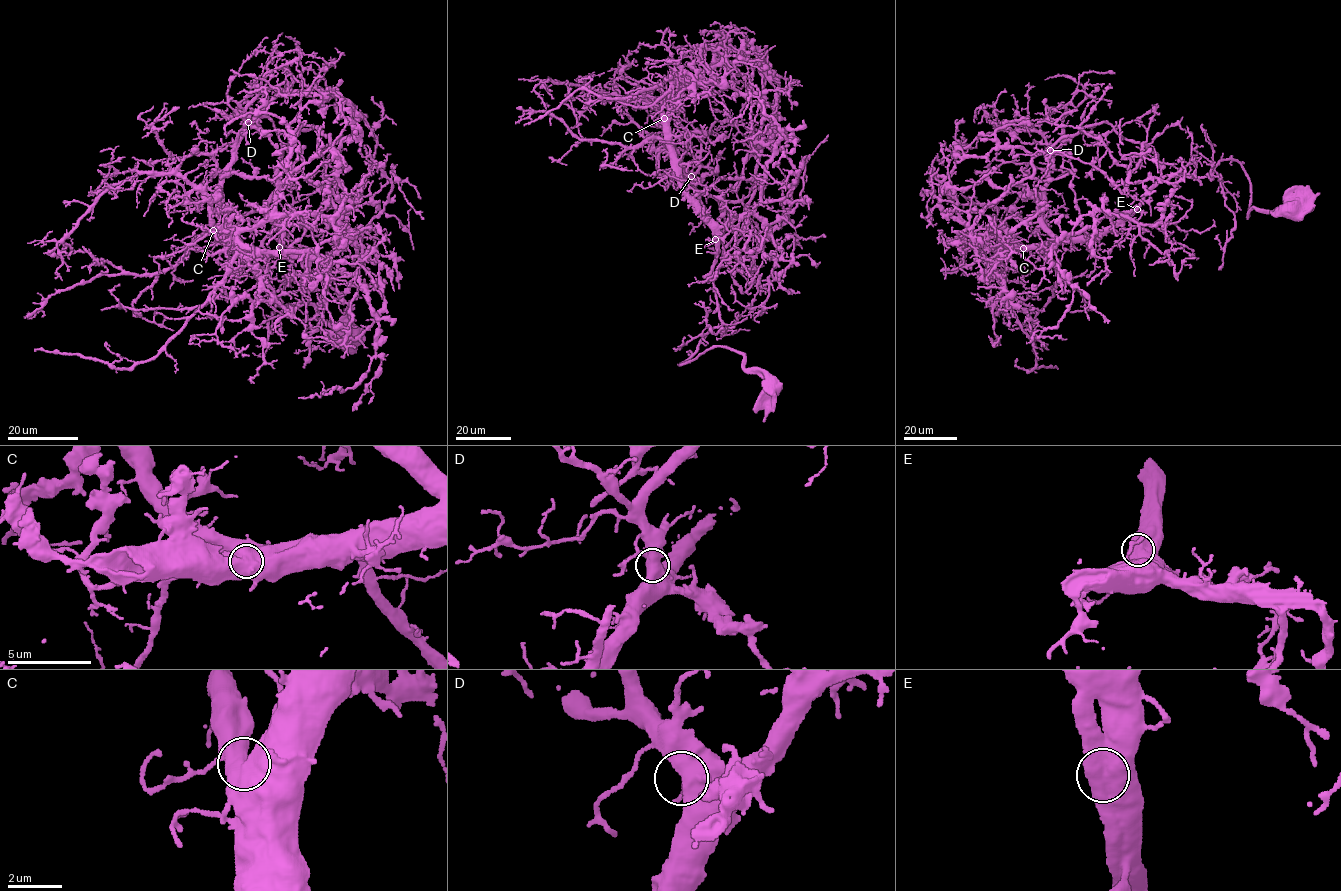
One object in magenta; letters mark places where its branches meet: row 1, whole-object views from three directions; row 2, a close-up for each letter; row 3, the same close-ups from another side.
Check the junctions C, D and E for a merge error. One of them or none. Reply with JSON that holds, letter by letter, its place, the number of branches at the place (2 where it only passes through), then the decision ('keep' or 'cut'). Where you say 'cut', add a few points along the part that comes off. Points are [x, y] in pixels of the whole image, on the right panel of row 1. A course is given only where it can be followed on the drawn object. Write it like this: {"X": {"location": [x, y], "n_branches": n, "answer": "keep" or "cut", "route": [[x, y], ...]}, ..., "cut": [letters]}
{"C": {"location": [1023, 248], "n_branches": 1, "answer": "keep"}, "D": {"location": [1050, 150], "n_branches": 1, "answer": "keep"}, "E": {"location": [1137, 209], "n_branches": 1, "answer": "keep"}, "cut": []}

